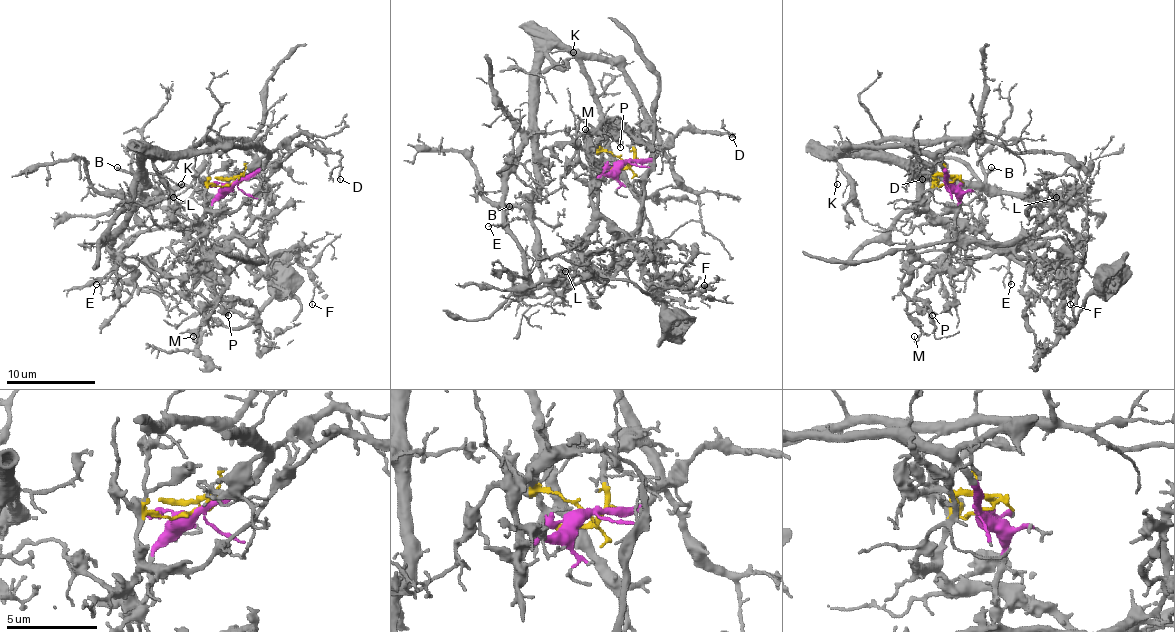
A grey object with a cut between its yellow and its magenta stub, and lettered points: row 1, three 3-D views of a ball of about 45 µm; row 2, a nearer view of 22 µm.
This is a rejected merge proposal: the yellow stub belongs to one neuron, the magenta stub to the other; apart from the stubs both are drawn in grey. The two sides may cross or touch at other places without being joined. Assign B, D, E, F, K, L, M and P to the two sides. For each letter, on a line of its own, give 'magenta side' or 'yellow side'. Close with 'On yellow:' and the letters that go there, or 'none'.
B: magenta side
D: yellow side
E: magenta side
F: yellow side
K: magenta side
L: yellow side
M: yellow side
P: yellow side
On yellow: D, F, L, M, P

